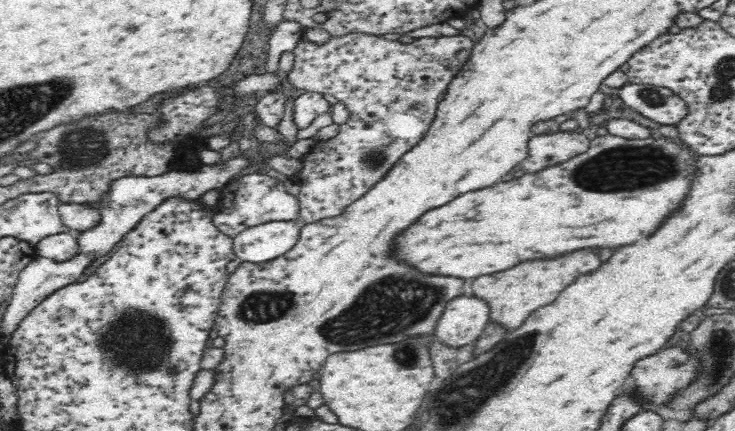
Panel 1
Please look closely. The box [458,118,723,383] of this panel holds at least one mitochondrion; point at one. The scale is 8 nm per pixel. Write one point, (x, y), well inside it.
(627, 167)

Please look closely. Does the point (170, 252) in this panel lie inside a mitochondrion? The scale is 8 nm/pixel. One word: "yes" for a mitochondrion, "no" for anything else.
no

